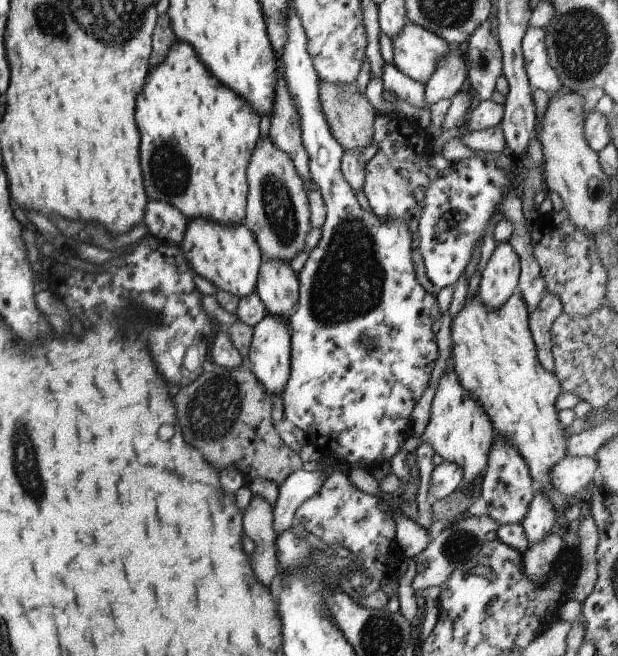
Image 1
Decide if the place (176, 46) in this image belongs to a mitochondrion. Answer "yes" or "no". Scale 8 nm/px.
no

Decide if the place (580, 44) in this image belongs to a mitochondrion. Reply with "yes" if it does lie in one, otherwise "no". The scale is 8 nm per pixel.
yes

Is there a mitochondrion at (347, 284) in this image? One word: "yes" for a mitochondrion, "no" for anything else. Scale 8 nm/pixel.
yes

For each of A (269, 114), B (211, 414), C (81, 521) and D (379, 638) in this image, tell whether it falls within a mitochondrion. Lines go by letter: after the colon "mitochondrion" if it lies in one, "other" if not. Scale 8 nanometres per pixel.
A: other
B: mitochondrion
C: other
D: mitochondrion

